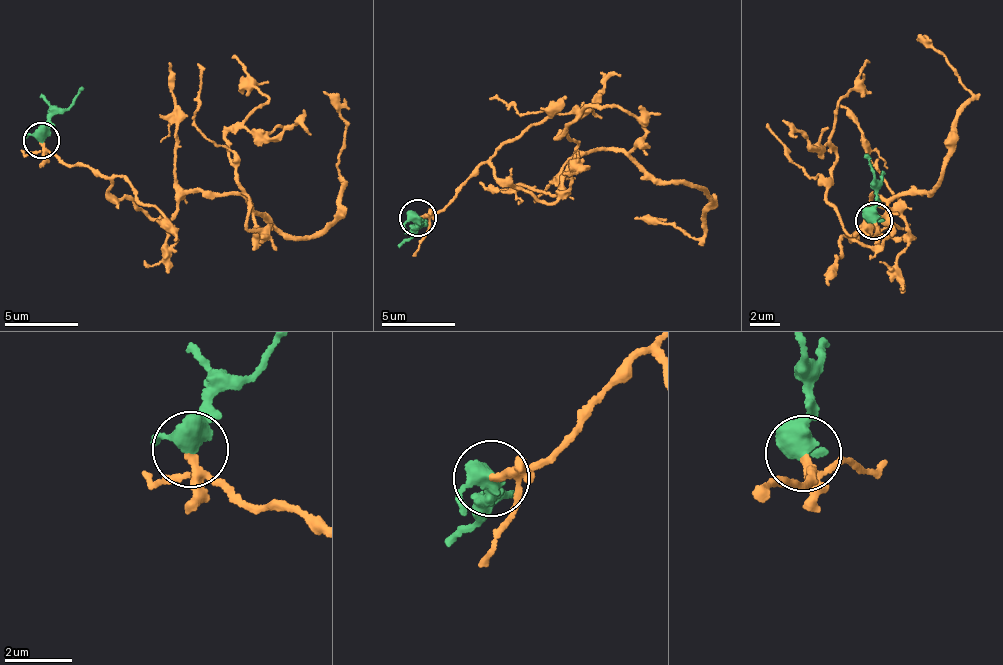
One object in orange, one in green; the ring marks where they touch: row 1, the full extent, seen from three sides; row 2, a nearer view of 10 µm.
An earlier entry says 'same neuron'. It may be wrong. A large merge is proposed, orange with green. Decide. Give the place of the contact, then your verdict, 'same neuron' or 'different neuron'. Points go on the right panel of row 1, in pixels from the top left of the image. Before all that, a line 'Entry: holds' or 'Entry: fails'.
Entry: holds
place (874, 220); same neuron

